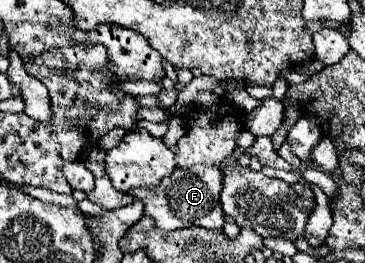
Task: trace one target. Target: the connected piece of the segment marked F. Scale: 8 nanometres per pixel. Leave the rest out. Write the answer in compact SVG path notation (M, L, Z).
M236 147L230 157L226 157L220 165L194 165L188 169L176 169L172 175L164 177L162 183L154 189L134 189L128 195L144 203L144 217L152 217L156 227L164 231L174 231L182 227L204 227L204 229L222 229L224 227L224 213L218 205L220 191L222 191L222 177L224 167L234 165L240 155L246 155L246 149Z

